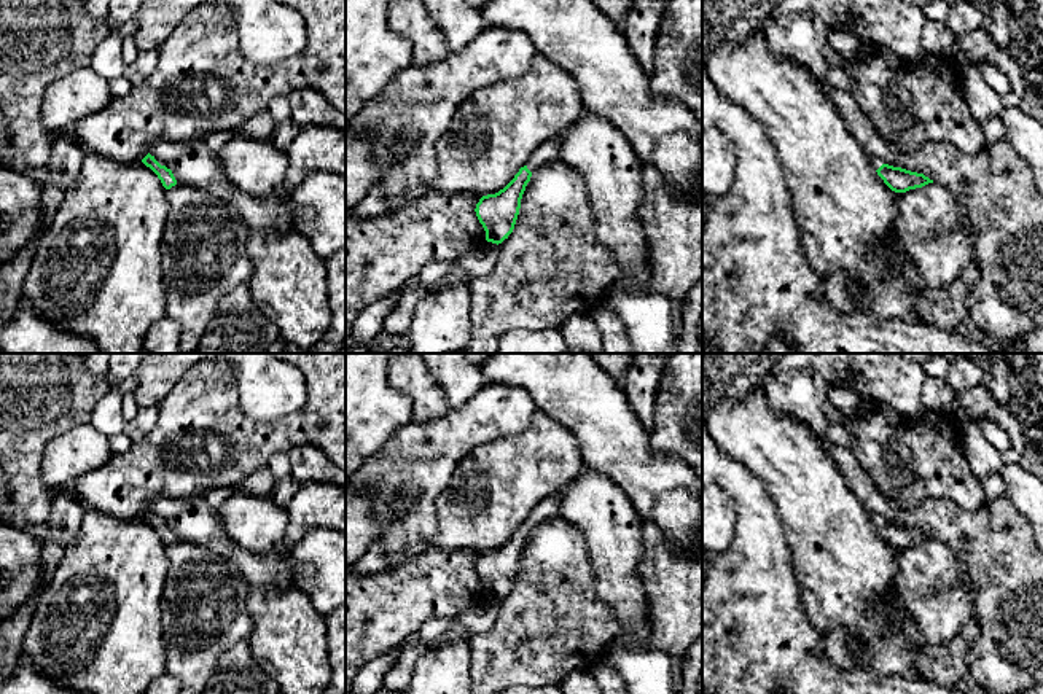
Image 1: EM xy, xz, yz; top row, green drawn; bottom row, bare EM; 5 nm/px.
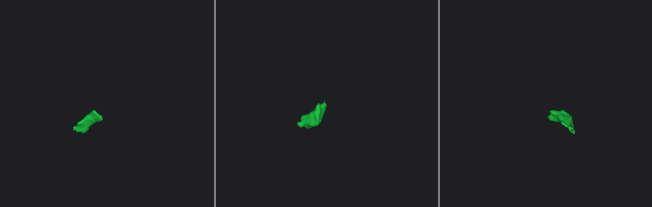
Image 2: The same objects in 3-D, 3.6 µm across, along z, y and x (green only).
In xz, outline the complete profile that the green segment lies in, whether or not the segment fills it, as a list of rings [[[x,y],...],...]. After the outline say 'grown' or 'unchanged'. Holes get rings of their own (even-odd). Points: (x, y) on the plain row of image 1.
[[[561,492],[541,500],[530,513],[529,519],[519,525],[514,535],[498,549],[487,551],[476,560],[476,573],[486,587],[486,597],[502,600],[513,589],[521,556],[530,538],[532,528],[557,516]]]; grown

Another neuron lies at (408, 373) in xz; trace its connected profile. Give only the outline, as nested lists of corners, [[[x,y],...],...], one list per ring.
[[[396,353],[389,361],[389,384],[411,398],[414,423],[435,422],[451,411],[420,353]]]

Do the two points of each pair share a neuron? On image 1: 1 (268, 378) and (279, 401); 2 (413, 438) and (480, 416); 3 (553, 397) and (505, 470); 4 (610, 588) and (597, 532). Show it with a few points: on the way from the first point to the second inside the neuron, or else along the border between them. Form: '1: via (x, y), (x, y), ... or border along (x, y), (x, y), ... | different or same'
1: via (268, 384), (277, 395) | same
2: via (429, 433), (457, 433), (464, 428) | same
3: border along (537, 408), (574, 433) | different
4: via (610, 573), (610, 546) | same

